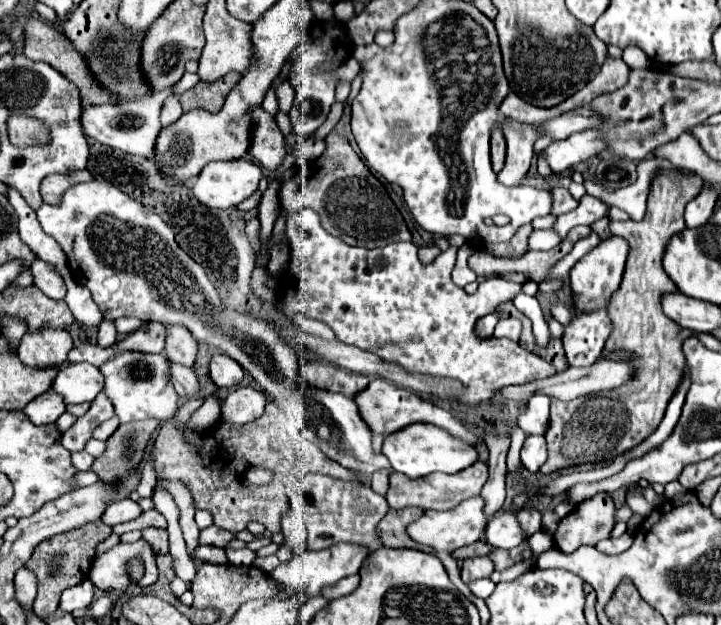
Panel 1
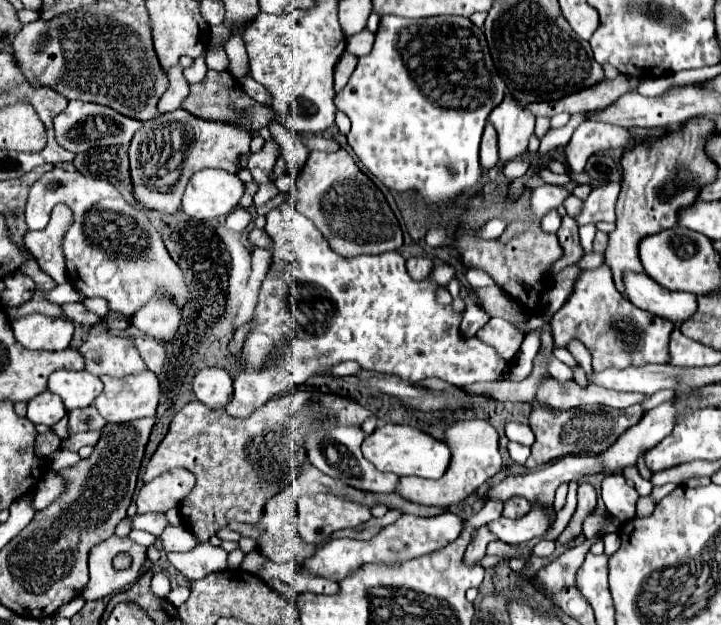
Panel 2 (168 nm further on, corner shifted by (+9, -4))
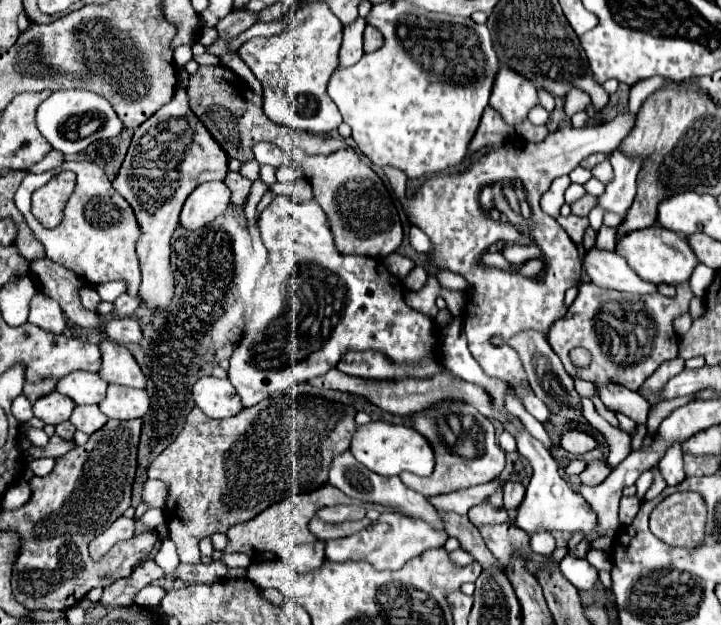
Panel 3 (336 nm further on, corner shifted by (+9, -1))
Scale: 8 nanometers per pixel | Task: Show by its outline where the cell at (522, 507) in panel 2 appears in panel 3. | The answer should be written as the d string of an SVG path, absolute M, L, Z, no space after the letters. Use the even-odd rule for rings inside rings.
M507 482L505 490L503 490L503 500L505 500L505 508L507 510L515 510L525 496L525 486L521 482Z

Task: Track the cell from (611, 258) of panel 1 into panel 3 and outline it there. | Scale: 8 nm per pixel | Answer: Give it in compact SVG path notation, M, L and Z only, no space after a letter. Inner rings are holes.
M593 282L581 284L567 314L549 328L547 340L571 376L577 374L591 382L615 382L629 390L637 390L665 360L677 358L679 336L673 330L673 318L687 310L691 298L693 294L689 294L687 282L685 286L677 286L675 298L661 294L657 294L657 298L637 298L605 290ZM609 302L619 302L623 308L605 308ZM577 346L591 352L591 364L585 368L577 368L569 360L569 352Z

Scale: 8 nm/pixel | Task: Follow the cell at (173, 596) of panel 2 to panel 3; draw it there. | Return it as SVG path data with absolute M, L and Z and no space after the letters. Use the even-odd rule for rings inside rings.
M169 538L161 542L161 548L159 548L159 552L155 554L153 560L161 566L161 570L165 570L165 578L169 582L175 582L175 570L179 566L179 558L177 558L177 552L175 552L175 544Z

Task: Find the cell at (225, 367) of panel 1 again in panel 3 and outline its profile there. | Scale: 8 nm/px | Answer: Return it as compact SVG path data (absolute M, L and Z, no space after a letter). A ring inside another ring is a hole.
M203 376L195 382L193 400L209 418L227 418L243 408L231 382L215 376Z

